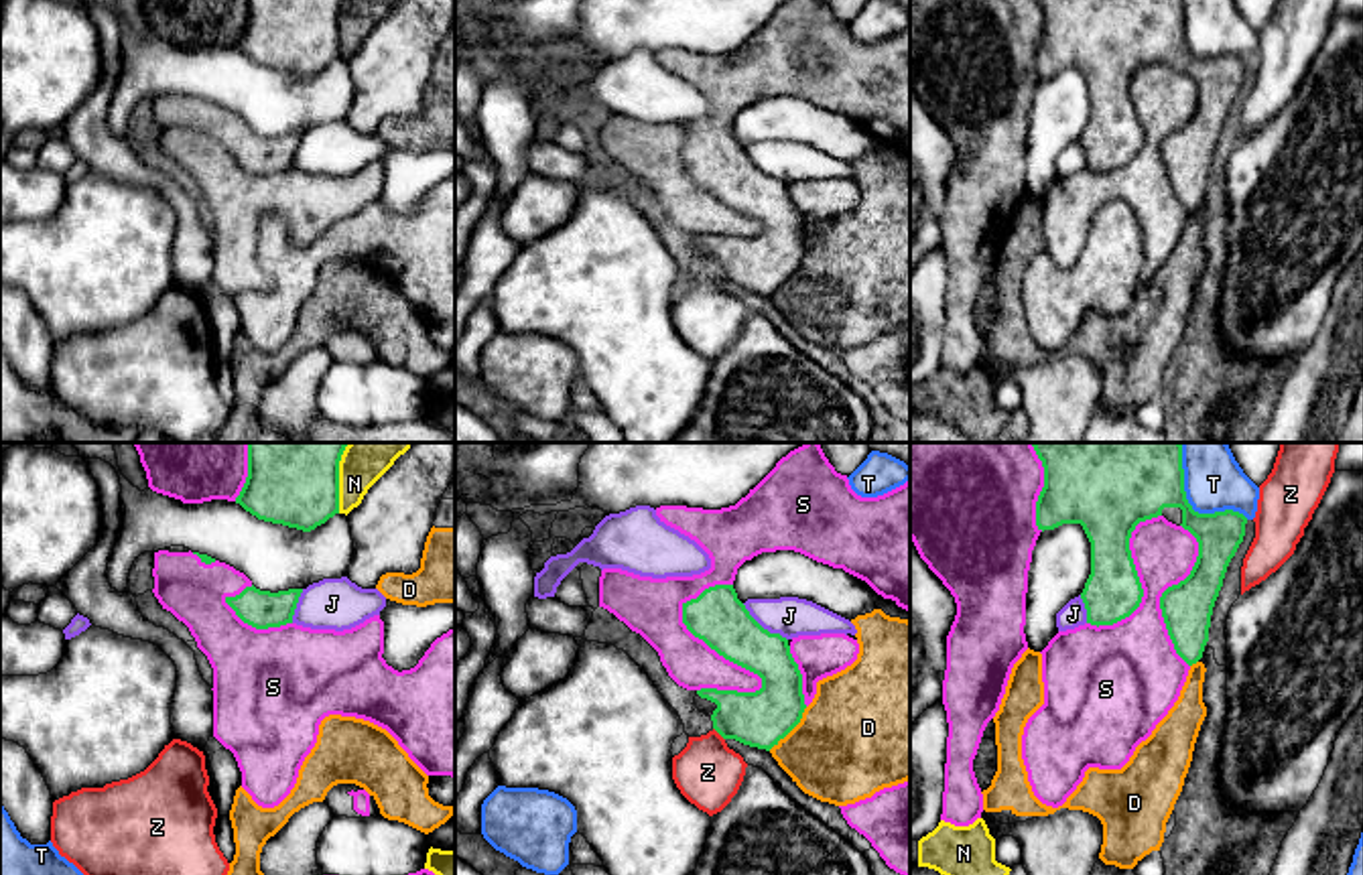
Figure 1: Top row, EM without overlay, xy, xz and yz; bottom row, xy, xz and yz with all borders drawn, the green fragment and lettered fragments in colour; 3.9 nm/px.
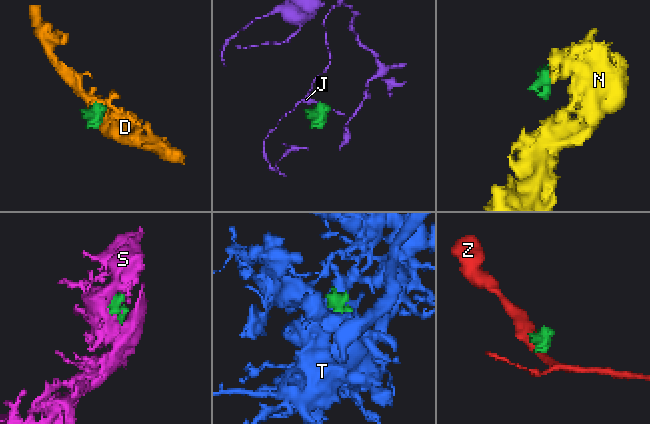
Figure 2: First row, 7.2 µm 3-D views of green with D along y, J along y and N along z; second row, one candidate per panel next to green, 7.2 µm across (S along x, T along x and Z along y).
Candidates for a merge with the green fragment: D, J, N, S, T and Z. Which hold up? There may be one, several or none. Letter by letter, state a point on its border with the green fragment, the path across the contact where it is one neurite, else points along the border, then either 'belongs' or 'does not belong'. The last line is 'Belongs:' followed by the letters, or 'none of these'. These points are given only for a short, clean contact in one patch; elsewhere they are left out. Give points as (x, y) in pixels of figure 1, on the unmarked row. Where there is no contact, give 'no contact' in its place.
D: meets green in xz at (791, 275); does not belong
J: meets green in xz at (762, 173); border along xz (742, 149), (764, 173), (779, 177), (787, 185); does not belong
N: meets green in xy at (338, 29); does not belong
S: meets green in xz at (724, 202); belongs
T: meets green in yz at (1193, 55); does not belong
Z: meets green in xz at (718, 277); does not belong
Belongs: S

